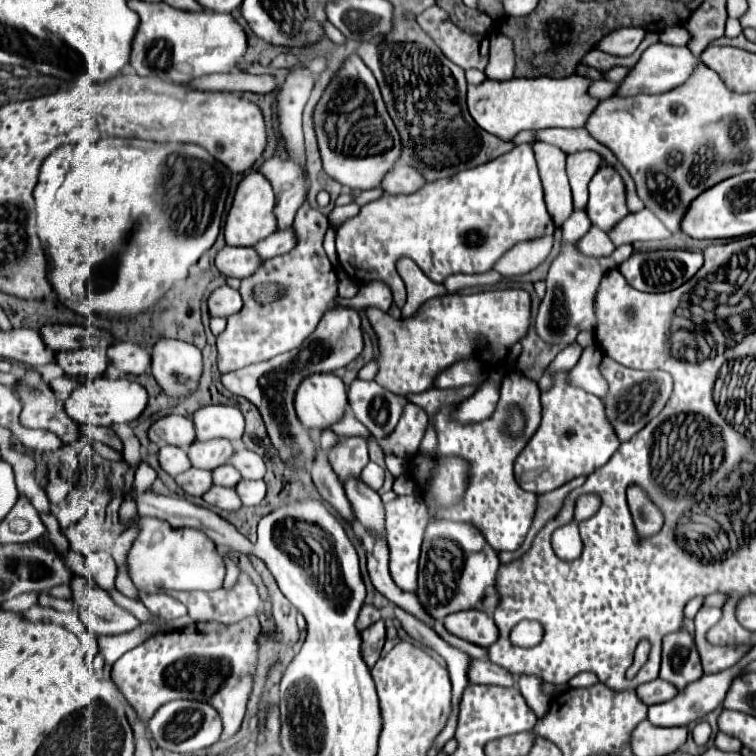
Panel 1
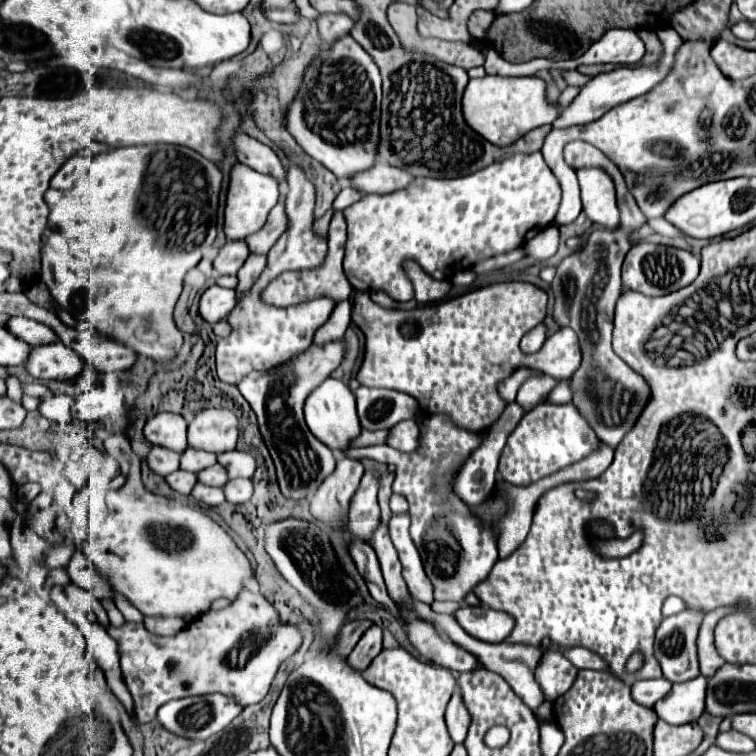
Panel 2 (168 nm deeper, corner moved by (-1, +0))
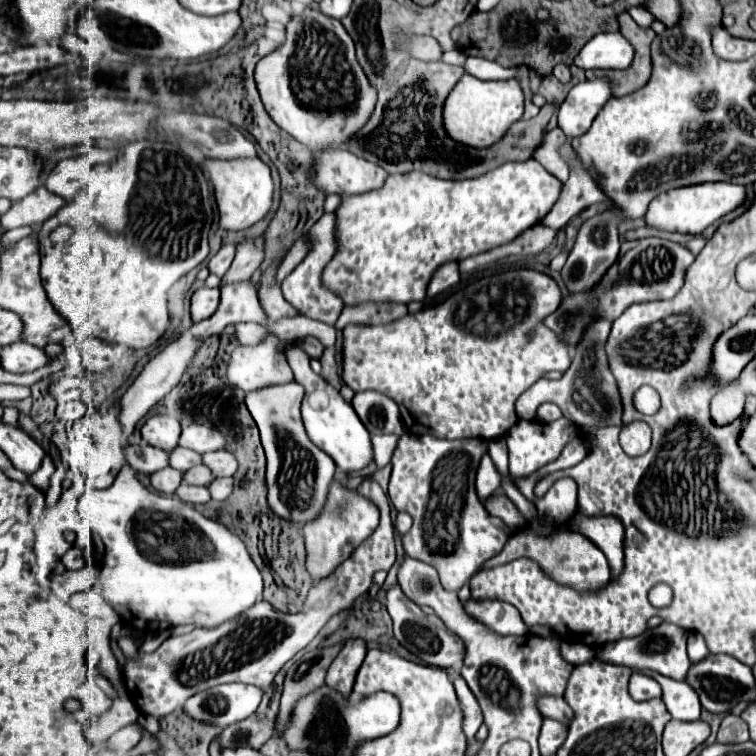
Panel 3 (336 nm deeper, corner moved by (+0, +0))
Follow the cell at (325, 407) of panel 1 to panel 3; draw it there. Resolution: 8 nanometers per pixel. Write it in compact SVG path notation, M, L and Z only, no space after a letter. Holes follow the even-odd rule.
M294 344L294 348L290 348L288 364L294 372L294 378L306 388L306 396L302 402L302 418L304 418L304 426L306 426L310 440L318 448L322 448L336 462L336 466L342 468L344 472L362 470L364 466L368 466L372 462L370 434L364 428L364 424L360 422L352 404L346 402L342 398L342 394L334 386L330 386L322 376L314 374L310 370L310 358L302 352L302 348L298 344Z

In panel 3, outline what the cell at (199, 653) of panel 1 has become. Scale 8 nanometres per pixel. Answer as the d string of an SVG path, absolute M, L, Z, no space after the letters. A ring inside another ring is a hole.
M372 478L364 480L358 486L358 492L364 492L364 496L368 496L380 508L380 524L364 540L364 544L360 544L350 554L348 560L344 560L330 576L312 586L302 612L284 614L278 612L270 602L258 600L252 608L216 628L198 628L190 634L170 636L158 650L150 654L142 652L138 646L136 656L126 660L124 686L130 700L134 704L138 700L142 714L162 718L176 710L190 696L226 682L244 682L266 690L274 682L278 670L302 648L306 648L334 614L350 608L358 596L368 592L374 572L390 570L396 560L396 550L388 496Z

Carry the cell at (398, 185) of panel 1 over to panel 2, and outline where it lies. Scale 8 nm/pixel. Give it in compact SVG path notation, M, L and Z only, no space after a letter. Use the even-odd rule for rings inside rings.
M377 160L373 168L367 172L357 172L357 176L353 176L349 182L363 194L389 194L405 188L411 182L411 174Z

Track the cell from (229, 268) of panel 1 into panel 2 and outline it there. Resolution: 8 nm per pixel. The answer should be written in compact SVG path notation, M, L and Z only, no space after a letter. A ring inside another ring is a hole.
M243 240L227 242L227 244L219 250L219 254L217 254L215 262L213 262L213 268L215 268L219 274L231 274L231 276L235 276L237 270L239 270L239 268L243 266L243 262L247 260L247 256L249 256L249 248L247 248L247 244L245 244Z

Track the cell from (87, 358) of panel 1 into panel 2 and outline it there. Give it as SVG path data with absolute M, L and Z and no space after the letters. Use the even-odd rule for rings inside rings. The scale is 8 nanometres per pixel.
M63 342L31 348L25 370L37 380L69 380L81 374L83 360Z

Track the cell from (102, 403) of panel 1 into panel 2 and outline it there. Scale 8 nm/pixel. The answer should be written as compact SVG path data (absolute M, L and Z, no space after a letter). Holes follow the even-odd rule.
M95 386L93 390L75 398L71 414L77 420L97 422L97 420L103 420L107 416L125 414L125 402L123 402L121 392L117 392L117 390L105 392L101 386Z

